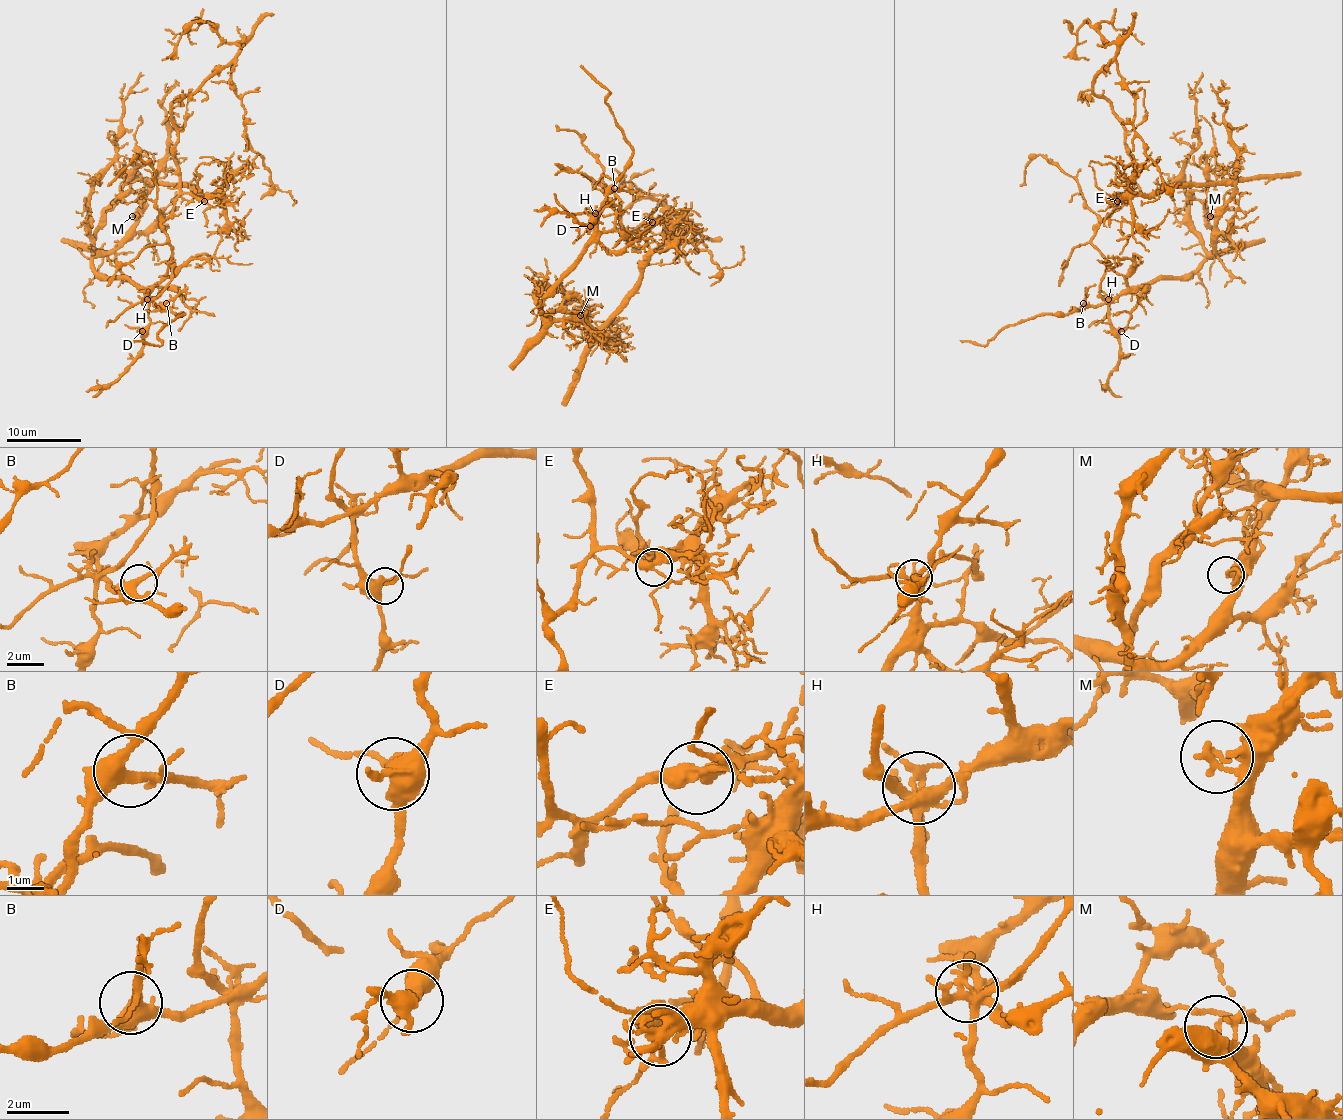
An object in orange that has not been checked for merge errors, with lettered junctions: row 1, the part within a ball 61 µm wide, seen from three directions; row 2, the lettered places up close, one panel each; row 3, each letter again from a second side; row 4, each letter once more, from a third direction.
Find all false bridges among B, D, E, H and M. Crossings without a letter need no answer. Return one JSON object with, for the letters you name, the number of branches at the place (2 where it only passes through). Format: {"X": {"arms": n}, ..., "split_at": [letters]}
{"E": {"arms": 3}, "H": {"arms": 7}, "M": {"arms": 1}, "split_at": ["E", "H", "M"]}

